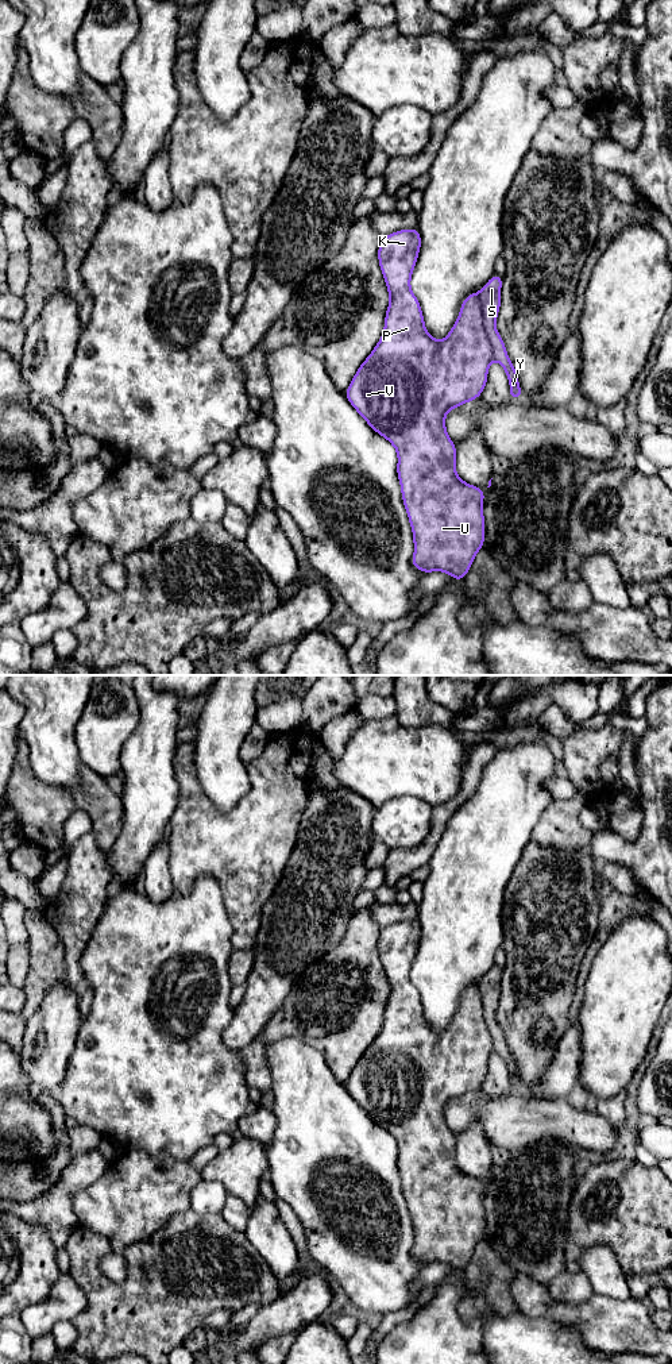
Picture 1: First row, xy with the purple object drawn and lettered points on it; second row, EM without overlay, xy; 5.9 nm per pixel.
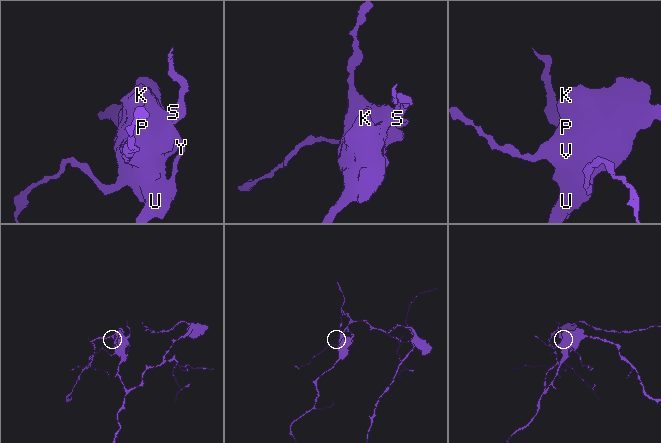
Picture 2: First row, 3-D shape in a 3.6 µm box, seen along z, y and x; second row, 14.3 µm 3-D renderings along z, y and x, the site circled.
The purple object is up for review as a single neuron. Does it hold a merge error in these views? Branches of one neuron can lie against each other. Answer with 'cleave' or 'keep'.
cleave

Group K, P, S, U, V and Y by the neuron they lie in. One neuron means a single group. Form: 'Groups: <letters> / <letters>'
Groups: K P U V / S Y

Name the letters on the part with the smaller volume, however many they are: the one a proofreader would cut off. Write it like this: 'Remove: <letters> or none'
Remove: S, Y

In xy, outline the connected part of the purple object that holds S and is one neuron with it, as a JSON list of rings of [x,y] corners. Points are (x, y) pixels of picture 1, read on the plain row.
[[[494,966],[490,972],[478,983],[478,989],[483,1001],[483,1018],[493,1041],[493,1052],[499,1053],[510,1074],[509,1090],[522,1090],[518,1075],[518,1066],[509,1051],[505,1034],[495,1020],[495,1012],[501,997],[502,967]]]

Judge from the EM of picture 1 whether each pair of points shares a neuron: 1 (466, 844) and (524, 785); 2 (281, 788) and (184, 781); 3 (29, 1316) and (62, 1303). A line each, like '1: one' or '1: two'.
1: one
2: one
3: one

